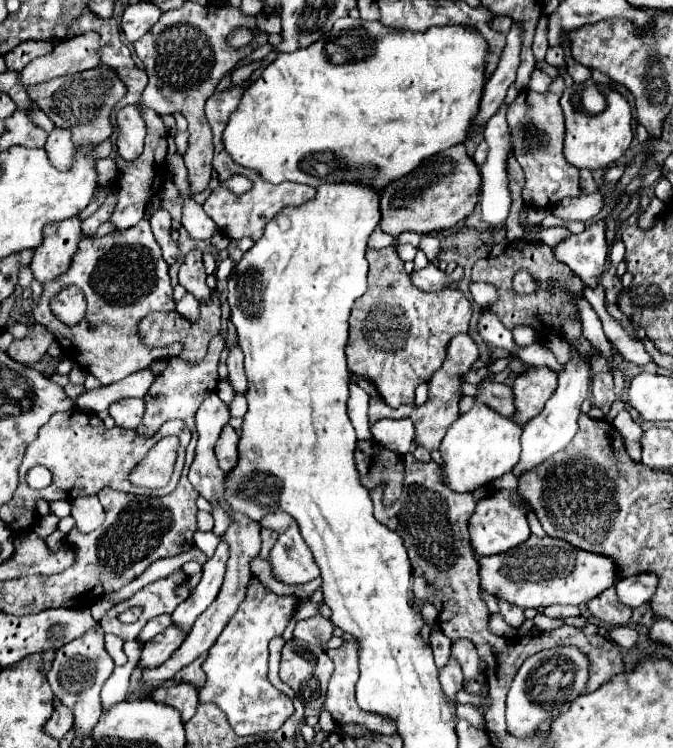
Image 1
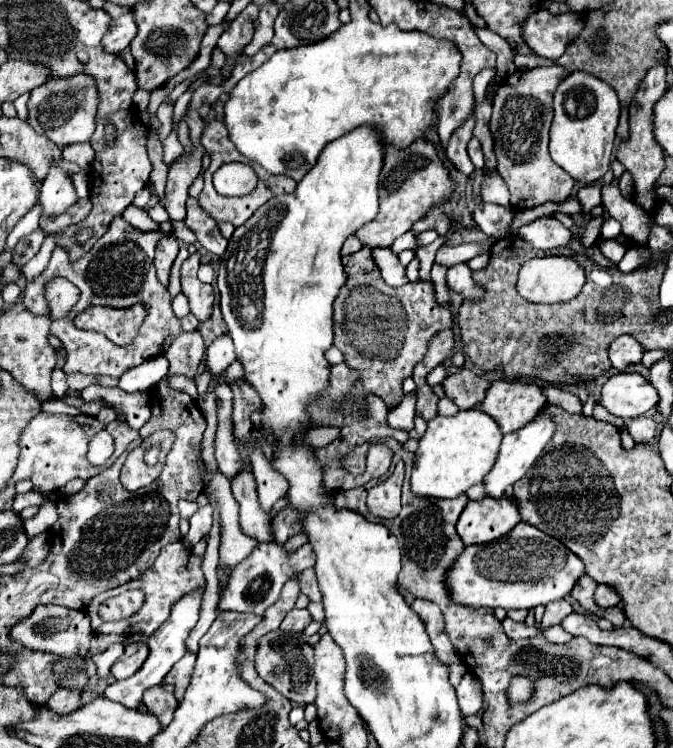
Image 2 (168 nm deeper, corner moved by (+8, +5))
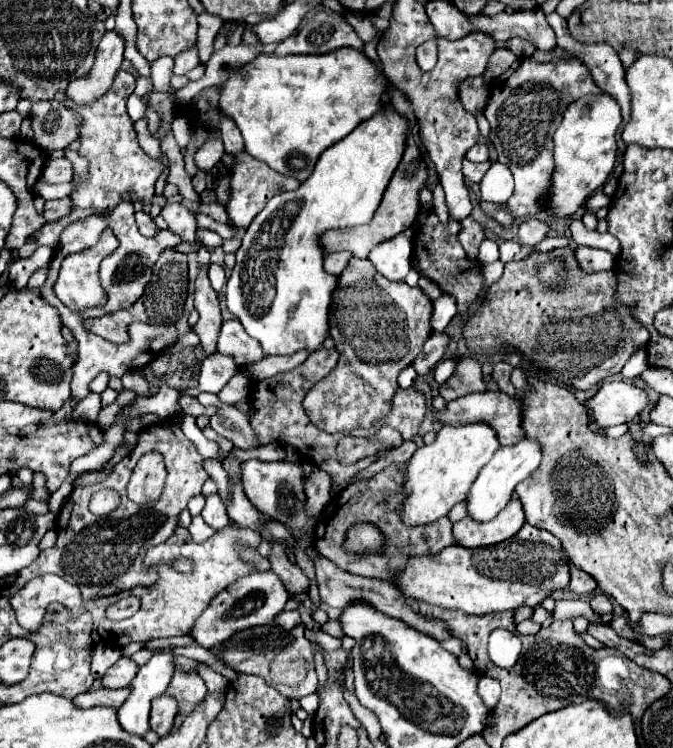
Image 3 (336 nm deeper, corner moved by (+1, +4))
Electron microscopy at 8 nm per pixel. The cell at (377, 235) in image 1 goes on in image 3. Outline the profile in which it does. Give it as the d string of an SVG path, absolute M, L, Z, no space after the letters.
M338 251L338 253L330 253L326 255L326 261L324 261L324 267L328 273L332 275L340 275L346 267L346 263L352 259L354 255L350 251Z

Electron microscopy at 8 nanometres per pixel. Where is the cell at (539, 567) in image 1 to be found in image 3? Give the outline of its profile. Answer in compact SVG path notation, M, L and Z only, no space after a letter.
M524 523L514 537L498 545L476 549L452 545L440 555L412 559L406 571L398 577L398 585L404 597L474 615L484 615L490 611L514 611L520 607L534 609L552 593L568 587L568 563L568 553L558 537L546 529Z

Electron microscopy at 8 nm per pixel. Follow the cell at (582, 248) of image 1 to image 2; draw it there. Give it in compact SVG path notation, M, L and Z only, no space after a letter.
M553 216L537 218L531 224L521 226L517 234L525 242L529 242L533 248L539 248L539 250L551 250L557 246L565 246L571 238L571 232Z

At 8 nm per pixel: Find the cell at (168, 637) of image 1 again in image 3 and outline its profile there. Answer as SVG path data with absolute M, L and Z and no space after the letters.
M122 657L120 661L116 661L116 665L112 665L112 669L108 669L108 673L102 677L102 685L108 689L120 689L120 687L128 687L130 681L136 677L138 673L138 665L130 659L130 657Z

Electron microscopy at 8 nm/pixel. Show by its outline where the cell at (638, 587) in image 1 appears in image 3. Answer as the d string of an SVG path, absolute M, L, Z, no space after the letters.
M596 593L590 601L590 607L598 613L598 615L612 615L612 599L608 595Z

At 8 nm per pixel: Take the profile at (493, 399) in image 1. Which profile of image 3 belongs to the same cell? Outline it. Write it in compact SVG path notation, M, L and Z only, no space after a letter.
M462 357L454 375L440 387L440 395L446 401L454 401L464 395L484 393L484 391L486 391L486 383L482 379L480 363L470 357Z

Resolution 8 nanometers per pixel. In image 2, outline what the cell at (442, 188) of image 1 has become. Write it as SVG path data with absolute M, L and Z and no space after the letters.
M417 138L409 148L397 148L387 146L385 152L385 164L381 170L379 180L379 214L373 218L373 222L361 226L355 236L361 240L367 248L377 246L391 246L395 238L411 230L413 222L423 218L423 214L431 208L441 204L453 190L455 182L451 180L449 172L445 170L443 162L439 160L435 146L423 138Z

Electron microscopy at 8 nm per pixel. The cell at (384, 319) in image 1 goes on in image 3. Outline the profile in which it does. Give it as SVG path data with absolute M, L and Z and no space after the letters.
M352 259L346 269L338 277L338 287L332 295L330 305L330 337L336 343L336 351L340 353L338 369L334 369L332 377L316 383L314 389L304 397L304 409L310 421L320 429L320 425L332 425L332 433L352 431L352 429L370 429L376 421L384 419L392 411L392 397L398 389L398 375L402 369L412 365L412 361L420 355L422 345L432 333L432 301L418 289L408 287L406 283L388 281L384 275L376 271L376 267L368 259Z

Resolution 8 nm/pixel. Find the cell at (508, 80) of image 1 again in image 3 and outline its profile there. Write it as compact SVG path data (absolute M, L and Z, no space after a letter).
M468 159L462 161L462 173L464 173L464 177L466 177L468 181L472 181L472 183L480 183L480 179L482 179L484 173L488 171L488 167L490 167L490 161L486 161L486 163L472 163L472 161L468 161Z

